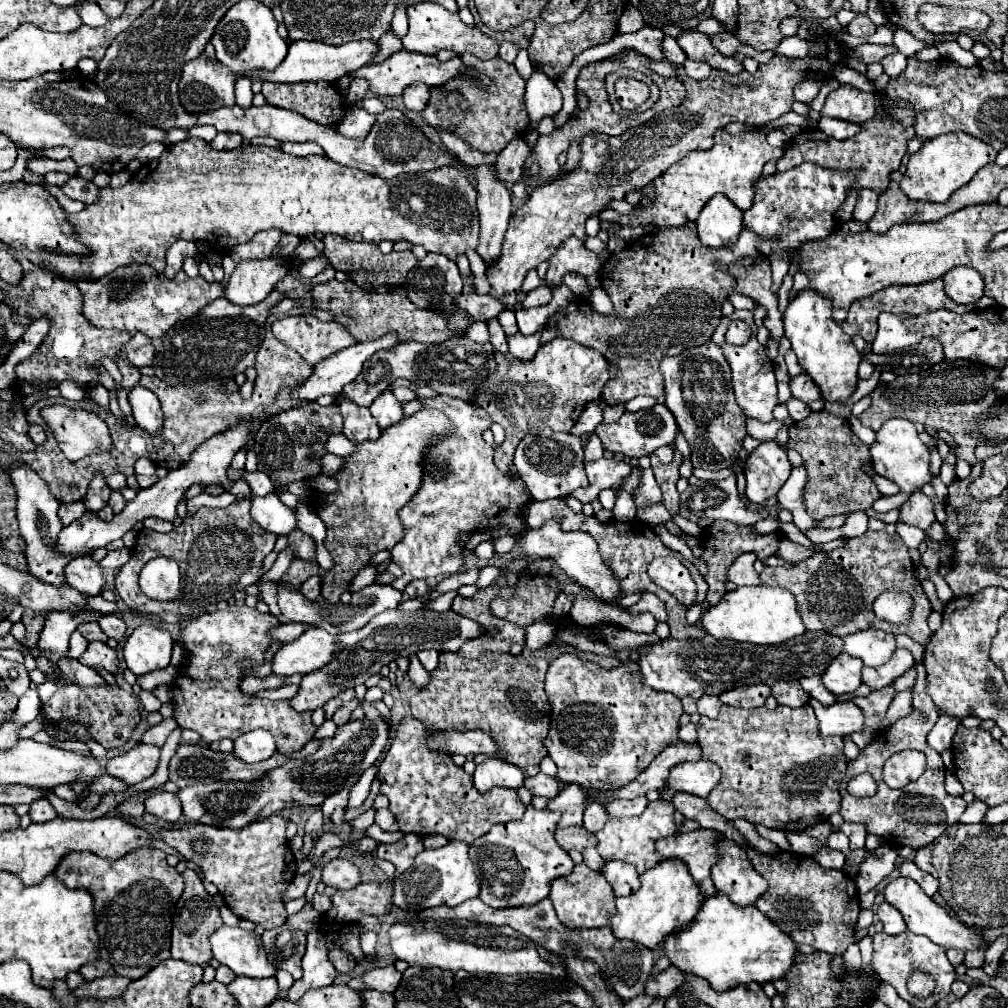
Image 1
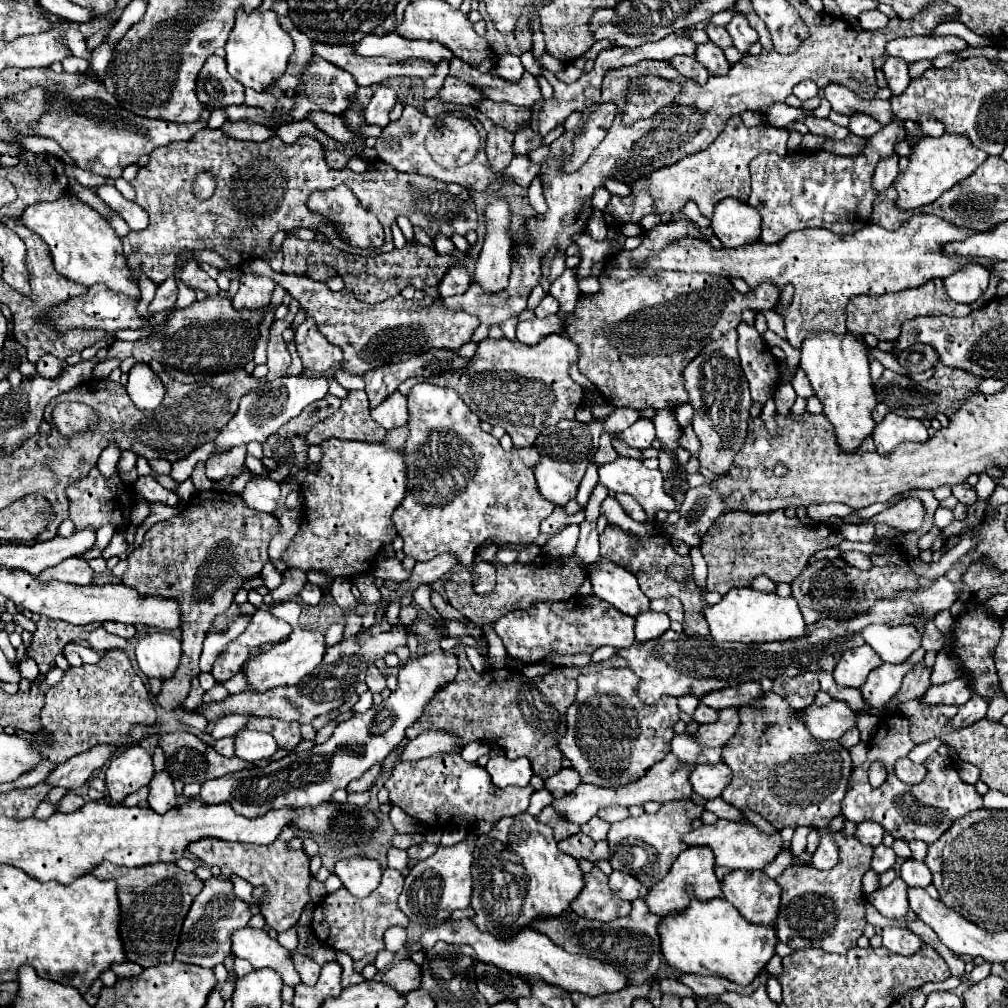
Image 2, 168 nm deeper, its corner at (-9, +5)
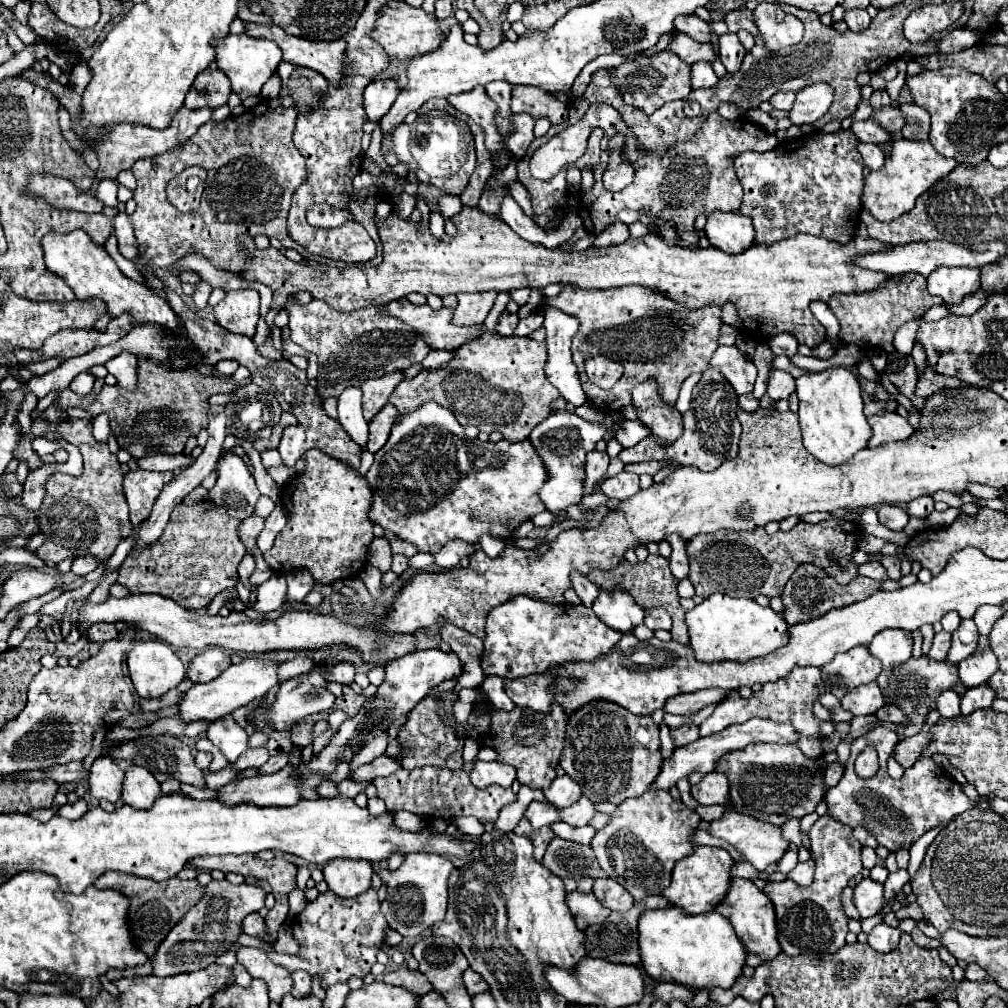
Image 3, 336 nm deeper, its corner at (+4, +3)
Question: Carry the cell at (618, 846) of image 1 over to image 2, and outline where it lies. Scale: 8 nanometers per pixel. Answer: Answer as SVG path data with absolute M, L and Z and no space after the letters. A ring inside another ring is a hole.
M678 799L664 803L654 815L628 817L624 821L612 823L608 831L610 845L610 865L612 869L626 871L636 877L646 889L652 889L660 879L666 877L672 863L688 845L682 841L682 835L692 829L692 821L704 813L704 807L692 803L690 799Z

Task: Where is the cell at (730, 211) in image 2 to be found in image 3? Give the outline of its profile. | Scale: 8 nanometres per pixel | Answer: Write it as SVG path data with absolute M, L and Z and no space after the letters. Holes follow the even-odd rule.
M715 211L707 215L705 235L713 247L725 253L741 253L751 247L755 239L751 217L733 211Z

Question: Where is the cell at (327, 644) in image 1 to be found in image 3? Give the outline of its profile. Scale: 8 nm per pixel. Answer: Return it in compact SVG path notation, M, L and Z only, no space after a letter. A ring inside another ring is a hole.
M243 659L237 665L227 667L215 681L203 683L203 685L193 685L183 701L179 703L179 711L183 719L195 721L195 719L207 719L207 721L215 721L221 719L225 715L229 715L231 711L235 711L237 707L243 707L251 701L263 701L263 697L267 695L269 689L273 689L279 679L277 679L277 671L279 671L279 663L271 661L271 659Z

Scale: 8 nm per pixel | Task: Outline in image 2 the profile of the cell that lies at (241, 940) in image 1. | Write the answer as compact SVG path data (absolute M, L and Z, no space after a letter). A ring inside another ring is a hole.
M244 927L232 937L232 953L240 959L246 959L254 965L254 969L270 967L274 969L284 985L296 987L300 983L300 975L294 969L290 951L284 949L276 939L272 939L262 929Z

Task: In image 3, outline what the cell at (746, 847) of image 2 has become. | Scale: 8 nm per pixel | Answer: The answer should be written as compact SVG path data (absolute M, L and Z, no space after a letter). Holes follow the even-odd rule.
M727 809L725 815L721 819L715 819L709 823L709 833L713 837L721 837L725 839L729 845L733 845L747 863L751 863L757 871L765 871L767 865L771 865L773 861L781 859L783 853L787 851L789 843L783 839L781 835L781 829L775 827L775 825L767 825L751 815L743 815L743 813L737 813L735 809Z

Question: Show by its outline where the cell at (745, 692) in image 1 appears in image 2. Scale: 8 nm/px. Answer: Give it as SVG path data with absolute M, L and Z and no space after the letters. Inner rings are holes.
M756 681L740 683L736 687L726 687L720 691L712 691L710 695L704 695L700 701L704 701L706 707L716 707L716 711L732 707L732 705L746 705L754 701L760 695L760 685Z

